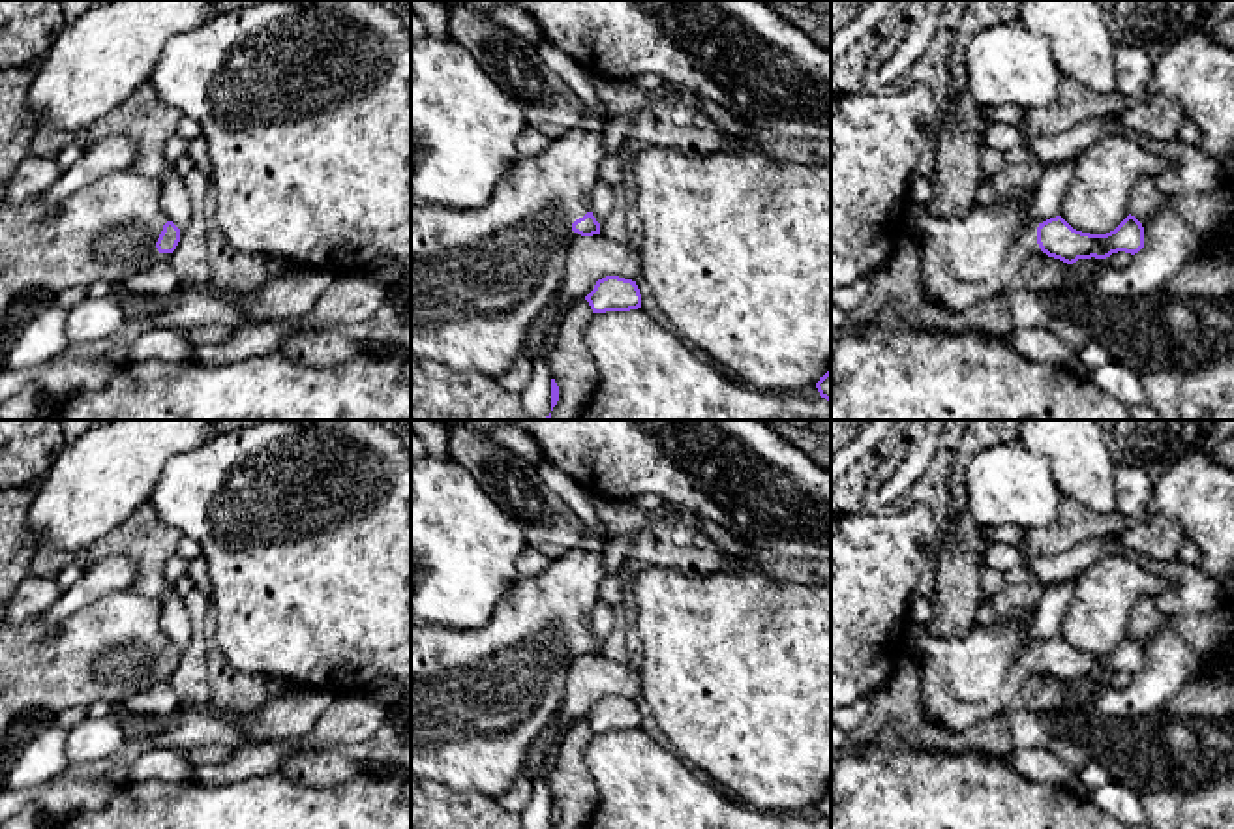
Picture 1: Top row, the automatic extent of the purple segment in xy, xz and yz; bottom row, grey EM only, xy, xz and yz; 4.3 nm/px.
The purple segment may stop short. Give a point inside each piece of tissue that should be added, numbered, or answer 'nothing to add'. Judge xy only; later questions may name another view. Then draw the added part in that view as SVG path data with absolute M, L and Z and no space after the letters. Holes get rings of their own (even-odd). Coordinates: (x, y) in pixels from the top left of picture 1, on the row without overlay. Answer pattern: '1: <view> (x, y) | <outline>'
1: xy (107, 651) | M137 587L107 595L83 608L56 628L45 628L41 615L23 625L0 623L0 758L6 748L6 731L24 711L47 711L58 715L69 707L88 707L99 700L118 707L137 692L143 692L171 673L159 673L156 662L163 645L171 641L161 626L161 604L143 595Z

